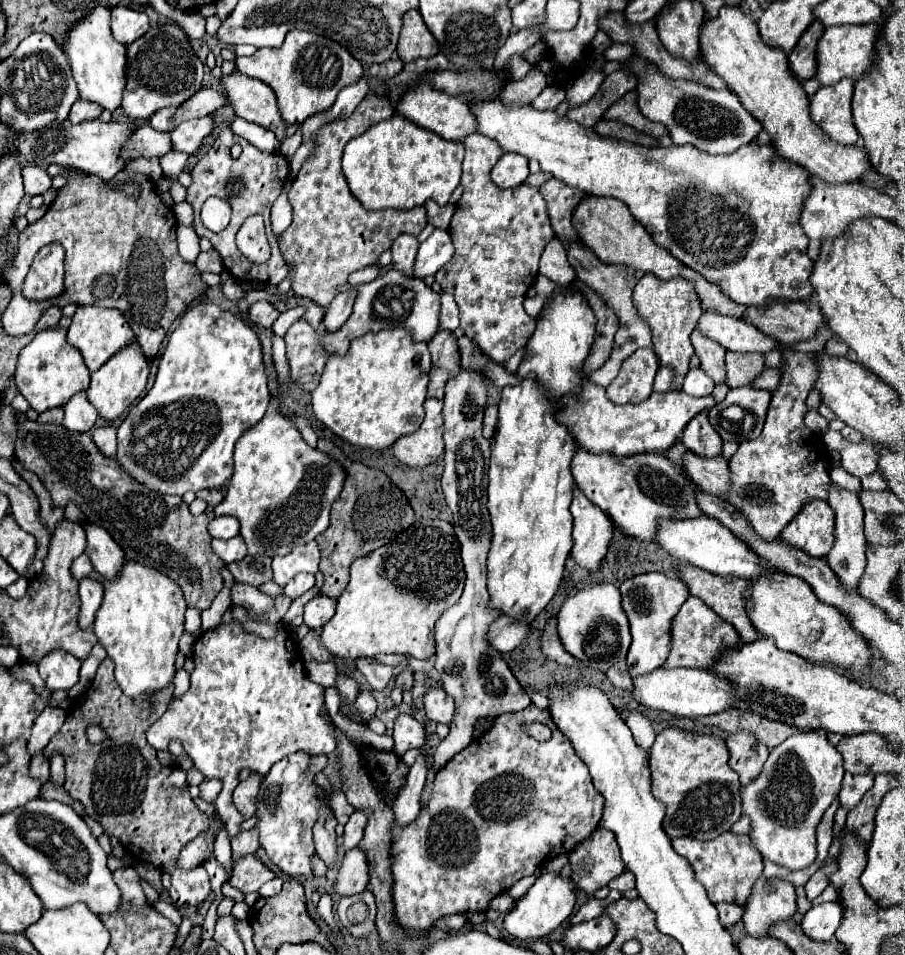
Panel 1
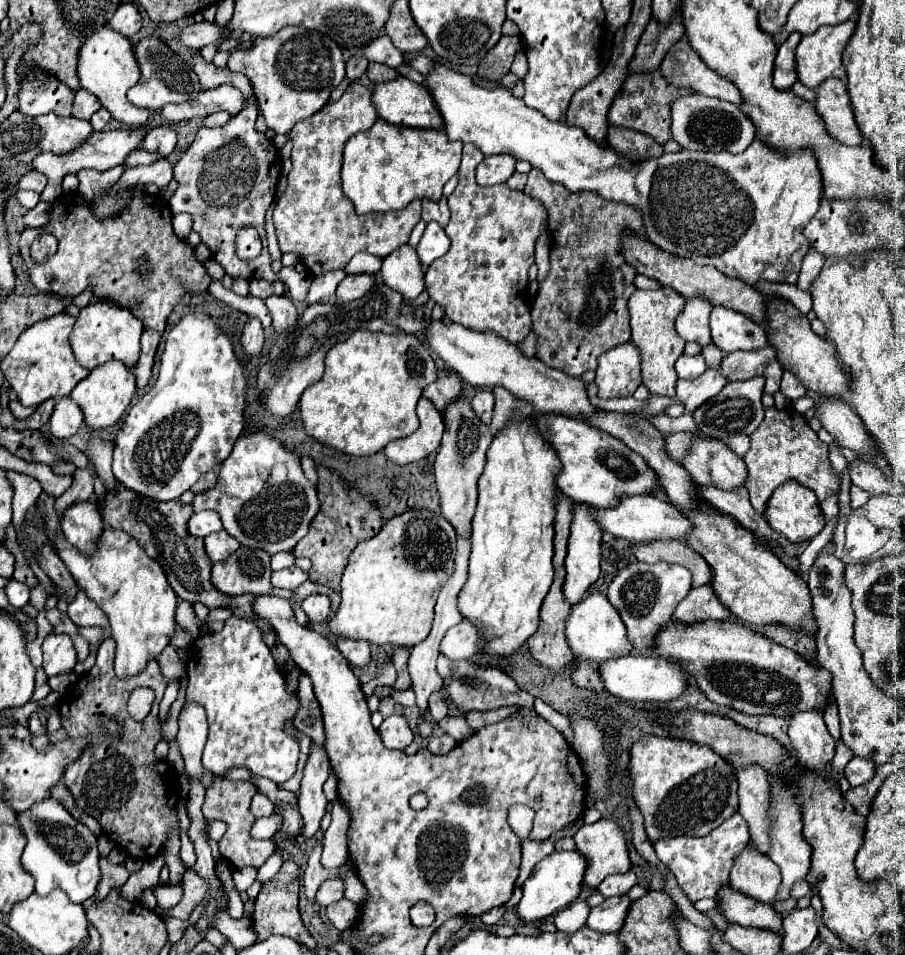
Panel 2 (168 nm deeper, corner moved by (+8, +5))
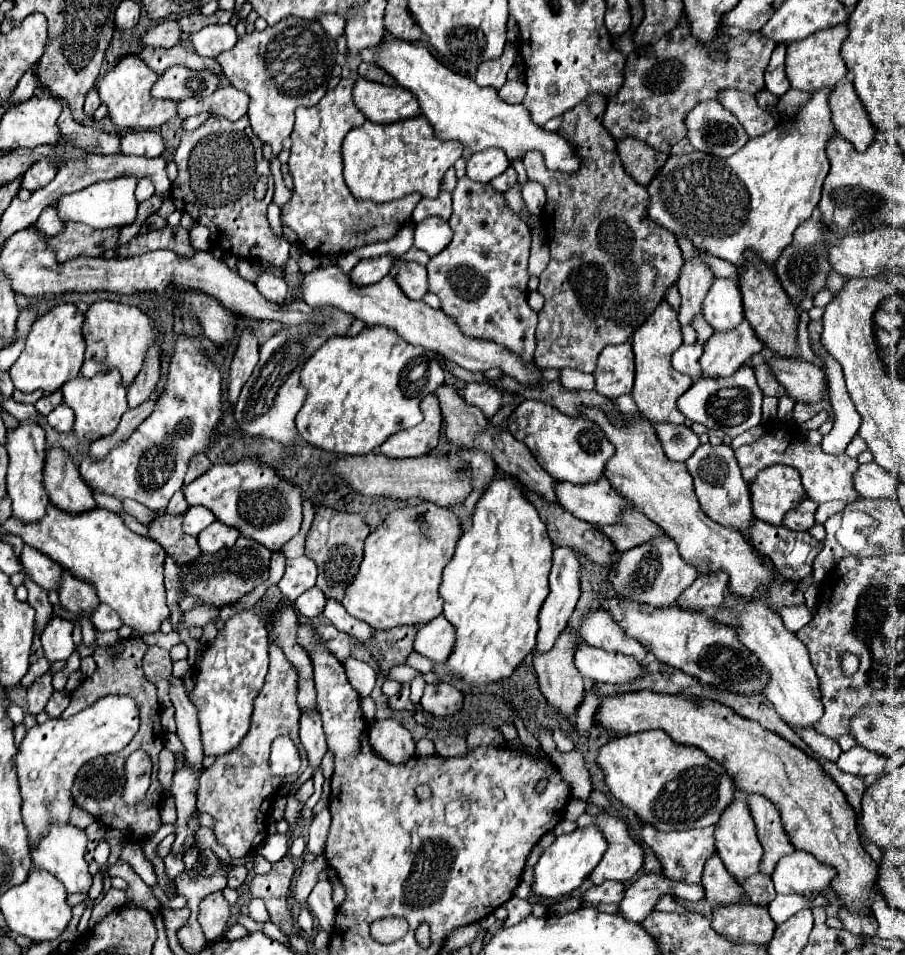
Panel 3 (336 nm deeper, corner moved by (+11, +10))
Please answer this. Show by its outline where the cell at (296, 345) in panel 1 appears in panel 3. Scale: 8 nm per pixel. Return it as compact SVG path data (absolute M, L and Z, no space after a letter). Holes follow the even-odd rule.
M262 273L262 277L256 281L256 287L270 303L284 305L286 295L288 295L288 287L286 287L286 281L282 277L274 277L270 273Z

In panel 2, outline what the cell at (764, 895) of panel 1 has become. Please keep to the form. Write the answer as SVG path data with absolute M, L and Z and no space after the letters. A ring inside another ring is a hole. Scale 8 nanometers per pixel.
M747 846L735 858L735 866L731 868L731 886L735 890L741 890L745 896L773 904L779 882L779 868L775 866L775 862L769 860L767 854Z

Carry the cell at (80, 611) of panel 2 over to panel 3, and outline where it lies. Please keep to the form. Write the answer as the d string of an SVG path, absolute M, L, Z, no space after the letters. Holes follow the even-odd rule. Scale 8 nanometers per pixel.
M100 603L96 609L92 609L90 621L94 623L94 627L98 631L110 631L110 629L120 629L122 627L120 617L112 611L112 607L108 607L104 603Z

